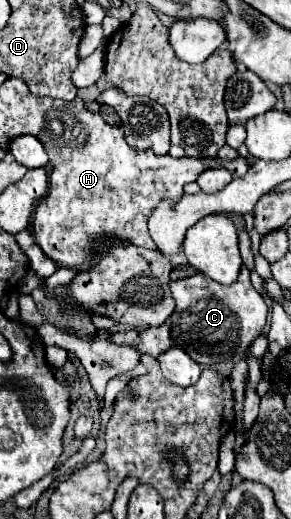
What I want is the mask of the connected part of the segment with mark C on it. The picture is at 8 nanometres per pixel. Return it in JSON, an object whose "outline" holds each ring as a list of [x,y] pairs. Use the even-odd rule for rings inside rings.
{"outline":[[[246,266],[242,268],[238,282],[230,286],[218,284],[204,274],[194,274],[190,278],[170,282],[170,292],[176,302],[176,310],[168,318],[172,342],[188,352],[198,364],[216,364],[232,358],[236,350],[242,354],[266,326],[268,308],[252,286]]]}

